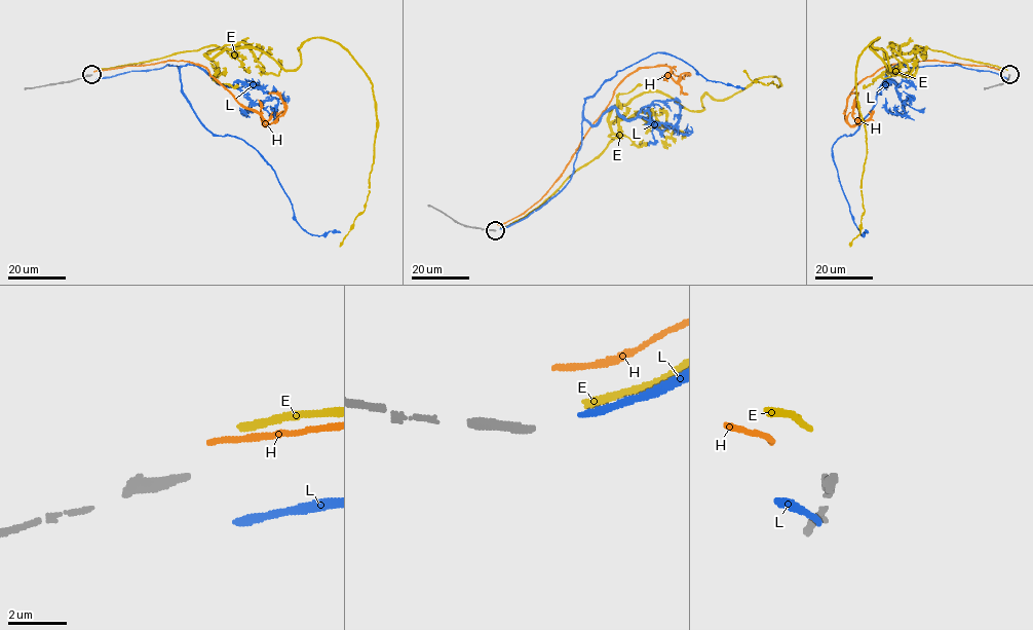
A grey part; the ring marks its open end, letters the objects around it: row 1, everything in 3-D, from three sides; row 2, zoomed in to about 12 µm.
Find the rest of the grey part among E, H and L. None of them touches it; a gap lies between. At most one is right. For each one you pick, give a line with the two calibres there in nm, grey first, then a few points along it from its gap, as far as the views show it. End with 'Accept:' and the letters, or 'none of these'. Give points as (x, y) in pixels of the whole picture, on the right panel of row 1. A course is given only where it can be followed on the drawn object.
Accept: none of these

